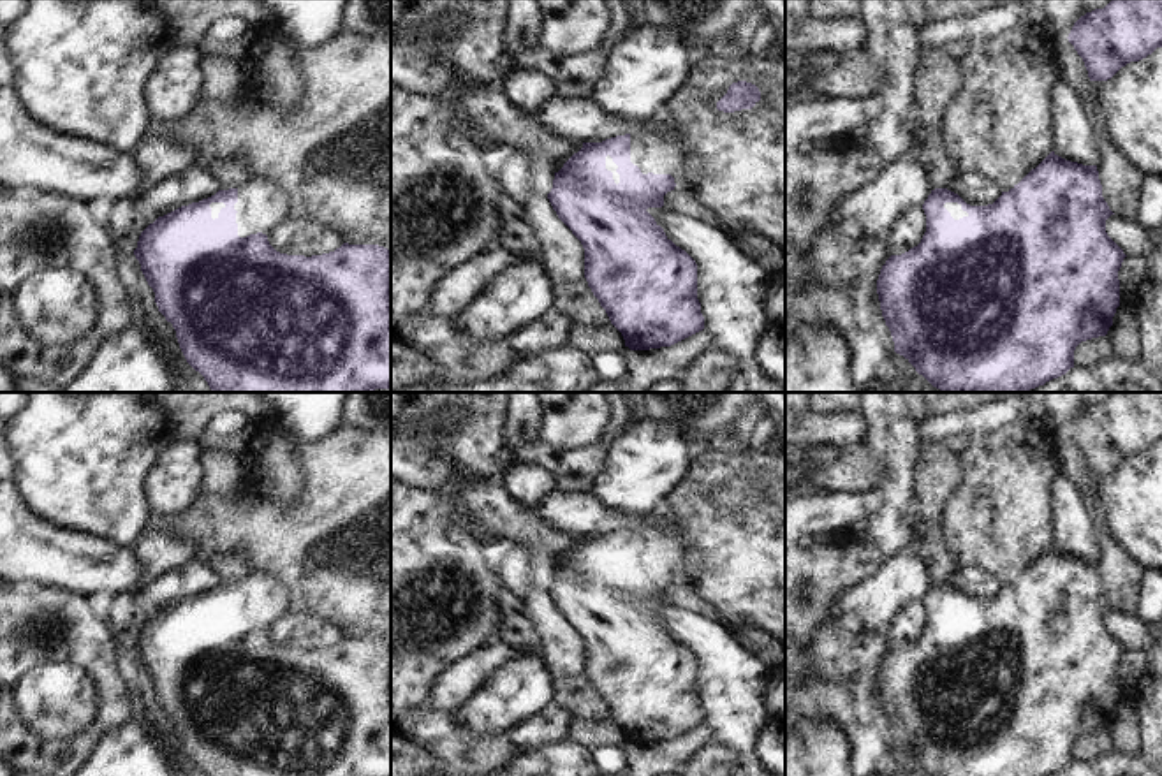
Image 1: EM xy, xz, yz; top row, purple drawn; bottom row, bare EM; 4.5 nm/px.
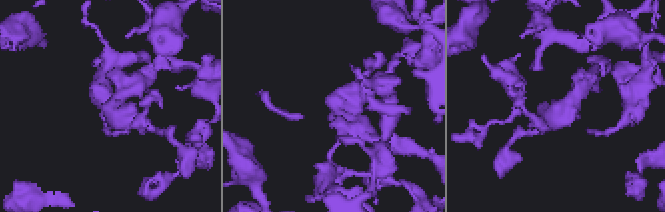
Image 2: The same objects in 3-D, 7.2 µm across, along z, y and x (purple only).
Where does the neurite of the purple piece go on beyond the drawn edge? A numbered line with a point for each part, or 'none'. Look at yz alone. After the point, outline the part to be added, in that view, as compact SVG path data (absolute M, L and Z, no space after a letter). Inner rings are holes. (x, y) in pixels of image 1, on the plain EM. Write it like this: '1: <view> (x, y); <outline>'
1: yz (953, 602); M945 597L944 602L951 607L954 614L960 614L963 611L968 611L967 605L961 604L961 598L958 597Z

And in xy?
1: xy (263, 599); M252 572L238 582L238 597L234 598L238 630L268 626L282 618L289 607L289 589L273 574Z

